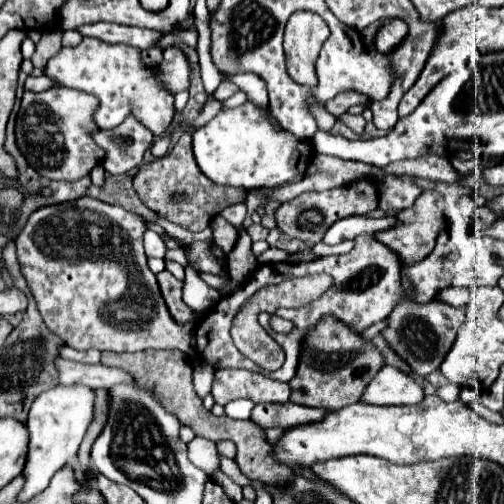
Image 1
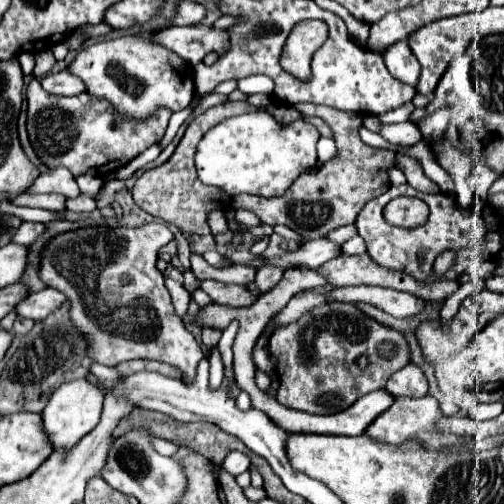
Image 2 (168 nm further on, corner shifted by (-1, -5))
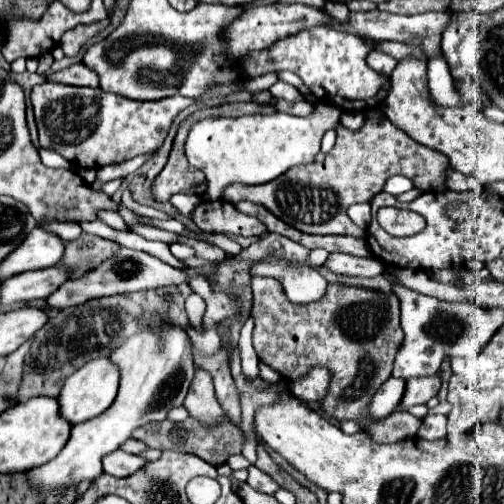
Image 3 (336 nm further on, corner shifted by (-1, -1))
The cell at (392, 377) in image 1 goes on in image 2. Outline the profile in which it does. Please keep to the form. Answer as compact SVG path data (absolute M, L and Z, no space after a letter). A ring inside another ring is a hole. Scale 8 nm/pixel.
M406 365L396 371L384 387L394 399L400 397L424 397L428 393L428 383L424 373L416 365Z

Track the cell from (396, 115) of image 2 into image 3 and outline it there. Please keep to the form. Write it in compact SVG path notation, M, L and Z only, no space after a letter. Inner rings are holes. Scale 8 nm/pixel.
M450 167L450 175L448 175L448 181L446 181L446 187L450 189L450 191L468 191L470 189L470 185L468 185L468 177L466 175L458 175L458 171L454 171L452 167Z

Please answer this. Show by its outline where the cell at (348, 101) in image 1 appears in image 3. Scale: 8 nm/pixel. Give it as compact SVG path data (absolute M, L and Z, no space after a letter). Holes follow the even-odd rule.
M372 109L370 115L364 115L364 125L358 131L348 131L338 125L336 145L322 161L292 167L268 185L230 185L222 191L222 199L254 201L264 205L268 211L302 233L364 237L364 229L348 219L346 209L352 203L370 201L378 191L382 191L388 177L406 175L418 191L442 191L446 187L448 159L438 155L438 151L430 151L428 147L412 141L382 115L384 113L380 109Z

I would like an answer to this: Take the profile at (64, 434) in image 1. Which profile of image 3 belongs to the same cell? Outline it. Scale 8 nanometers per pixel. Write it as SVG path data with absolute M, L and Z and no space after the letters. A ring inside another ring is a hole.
M98 357L92 359L90 363L86 363L84 367L80 367L74 375L70 375L62 387L62 393L58 397L60 401L60 413L72 423L80 423L92 417L98 417L100 413L104 413L112 401L116 399L118 393L118 381L120 381L120 371L118 367L110 361L110 357Z

